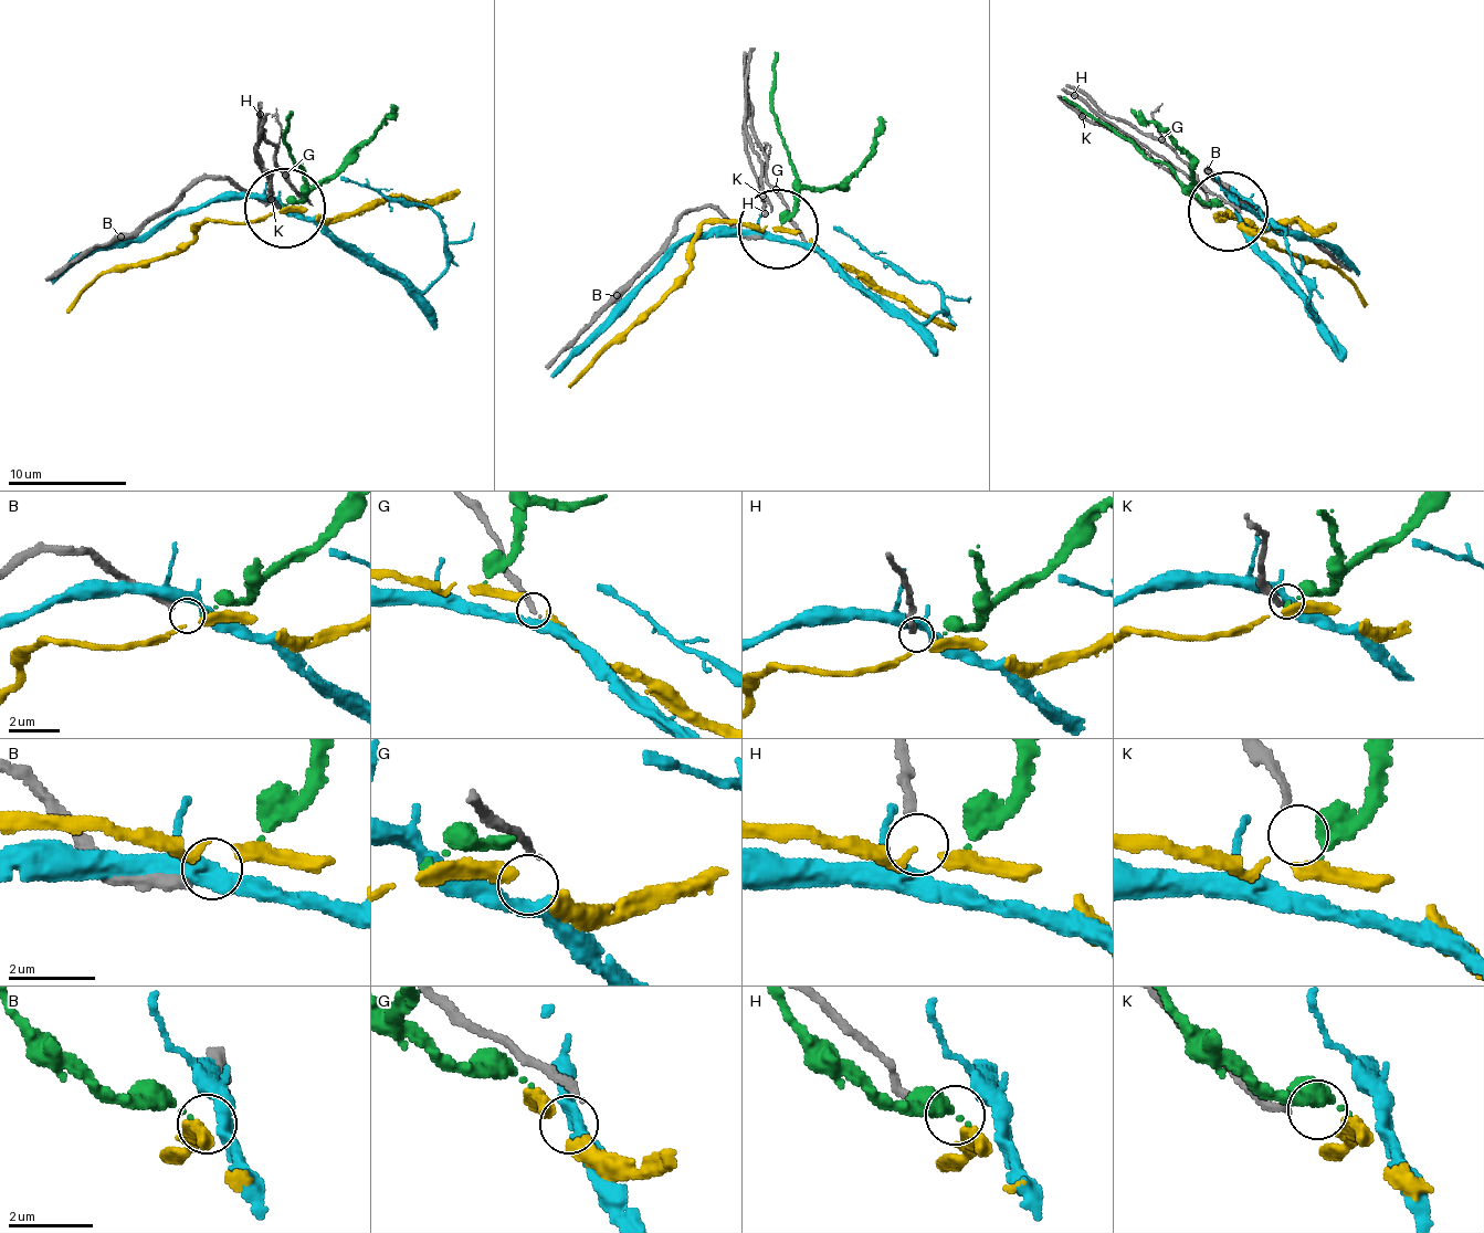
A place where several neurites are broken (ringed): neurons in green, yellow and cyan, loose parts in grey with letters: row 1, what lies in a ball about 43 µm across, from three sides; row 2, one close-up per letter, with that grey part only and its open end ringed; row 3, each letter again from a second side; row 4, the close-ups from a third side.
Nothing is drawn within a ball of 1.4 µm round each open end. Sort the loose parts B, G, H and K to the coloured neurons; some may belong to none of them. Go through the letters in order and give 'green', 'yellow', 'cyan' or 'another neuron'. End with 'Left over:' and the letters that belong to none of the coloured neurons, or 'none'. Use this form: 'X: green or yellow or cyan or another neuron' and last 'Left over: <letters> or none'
B: green
G: cyan
H: another neuron
K: yellow
Left over: H

